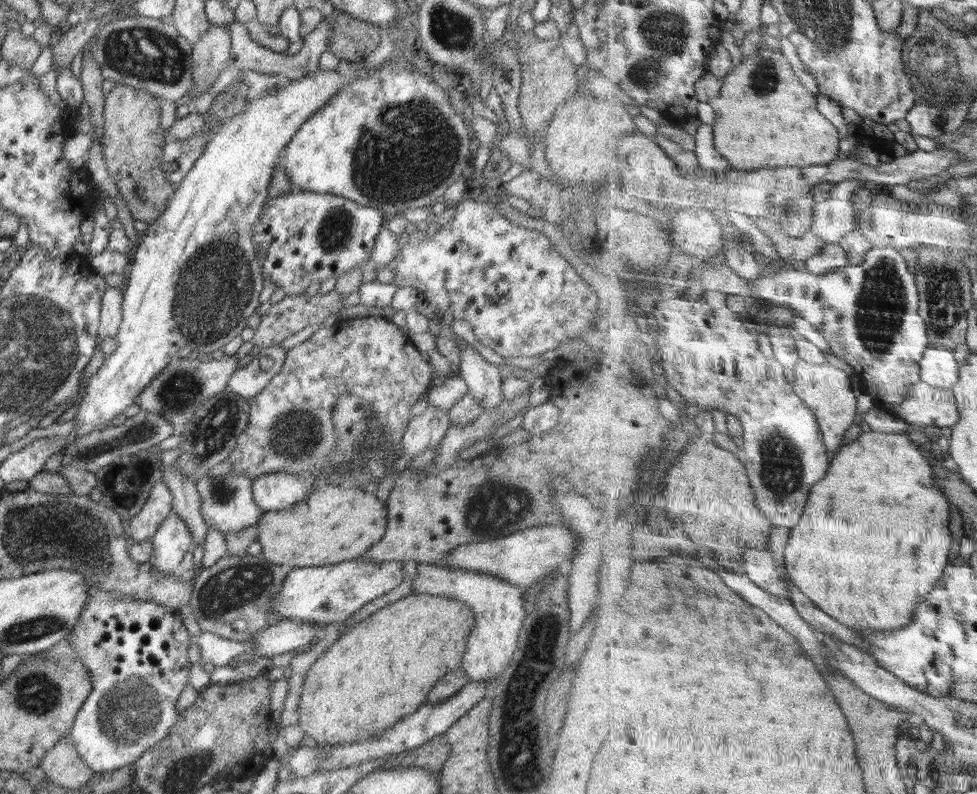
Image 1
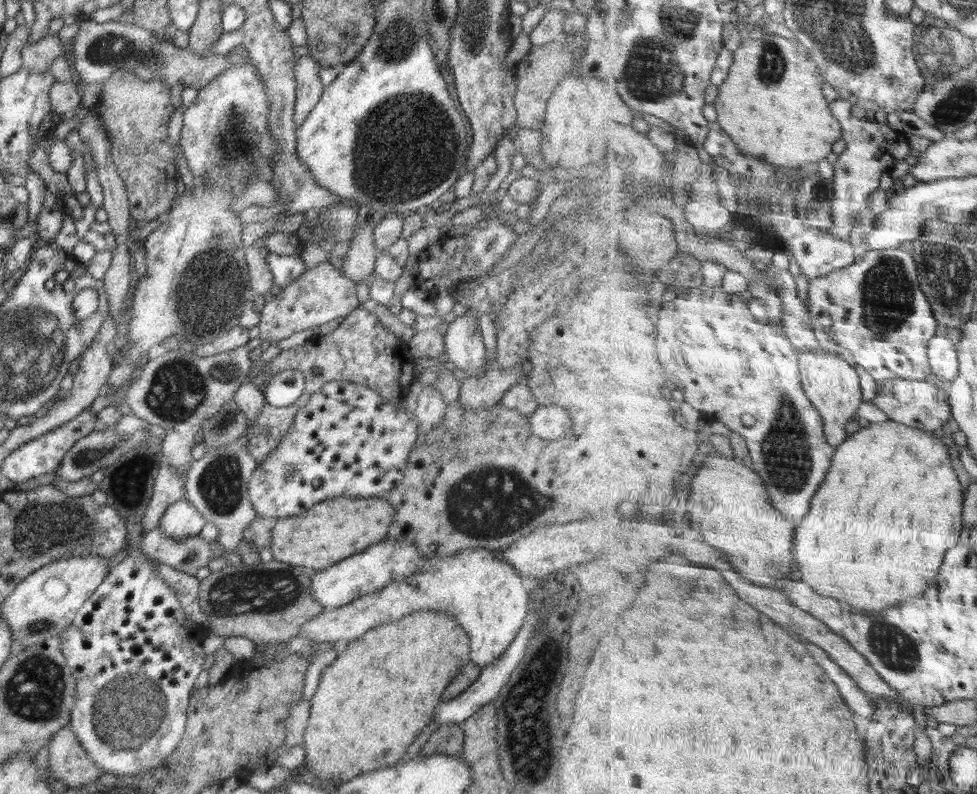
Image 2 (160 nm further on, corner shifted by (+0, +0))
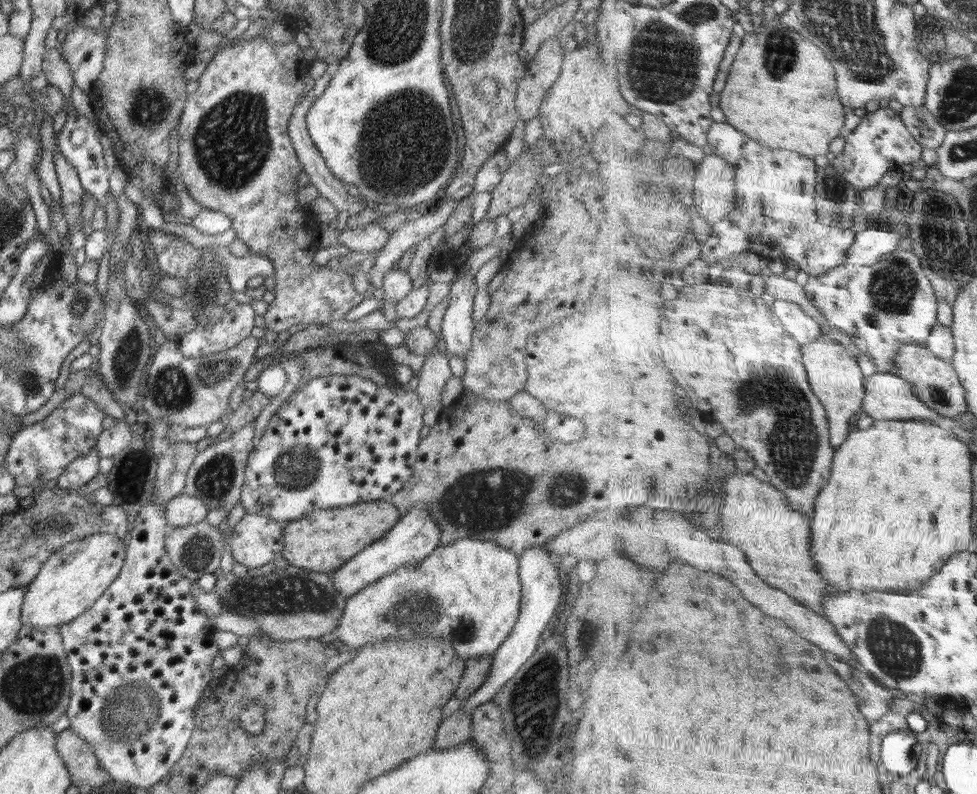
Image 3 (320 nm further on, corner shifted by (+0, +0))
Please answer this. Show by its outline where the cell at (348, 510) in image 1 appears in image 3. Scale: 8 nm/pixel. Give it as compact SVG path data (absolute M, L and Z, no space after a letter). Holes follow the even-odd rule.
M388 499L358 502L348 507L335 507L330 508L330 510L312 512L312 515L308 515L305 518L283 523L284 546L280 556L288 560L292 566L330 575L334 570L346 564L353 556L356 556L365 546L378 540L398 521L399 512Z

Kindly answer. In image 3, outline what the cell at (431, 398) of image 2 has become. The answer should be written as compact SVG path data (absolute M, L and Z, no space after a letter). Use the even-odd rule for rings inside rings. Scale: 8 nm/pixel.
M442 349L426 356L420 372L420 382L415 392L424 408L436 406L442 400L442 392L446 382L453 377L449 356Z

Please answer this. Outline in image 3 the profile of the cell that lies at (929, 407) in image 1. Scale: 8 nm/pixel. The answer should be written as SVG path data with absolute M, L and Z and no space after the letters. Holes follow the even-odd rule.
M876 373L867 377L867 400L863 412L878 420L922 419L938 420L941 414L936 413L928 404L922 403L914 385L903 380L898 374Z

